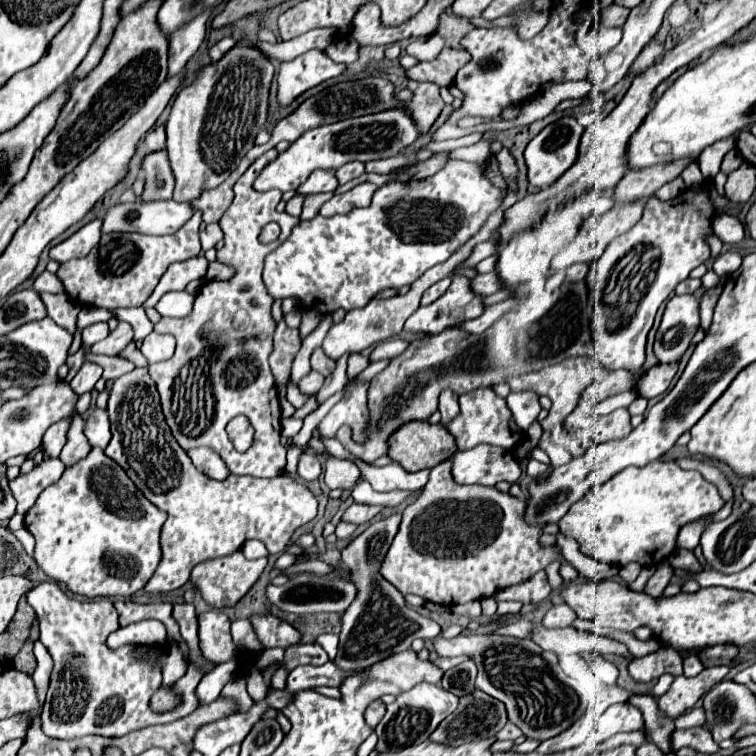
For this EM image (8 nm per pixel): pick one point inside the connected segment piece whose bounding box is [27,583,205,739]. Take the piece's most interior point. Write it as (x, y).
(94, 690)

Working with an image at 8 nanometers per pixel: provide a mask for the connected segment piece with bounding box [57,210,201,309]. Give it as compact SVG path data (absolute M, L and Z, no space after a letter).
M197 210L173 235L155 237L143 233L107 233L99 239L87 257L63 263L57 271L57 277L63 281L65 293L83 307L139 307L149 299L171 263L199 255L199 225L201 211Z

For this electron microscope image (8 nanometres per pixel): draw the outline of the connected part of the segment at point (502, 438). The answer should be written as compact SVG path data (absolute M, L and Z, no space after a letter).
M479 387L475 391L461 395L459 407L461 407L459 415L447 425L447 431L457 439L459 449L473 449L475 445L481 445L481 443L511 449L513 445L519 445L525 439L525 431L515 425L505 399L495 395L491 387Z

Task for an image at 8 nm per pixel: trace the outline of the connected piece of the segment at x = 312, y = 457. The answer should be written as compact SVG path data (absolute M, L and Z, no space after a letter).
M303 453L299 457L299 465L297 465L297 475L303 481L313 481L321 475L321 461L315 453Z

